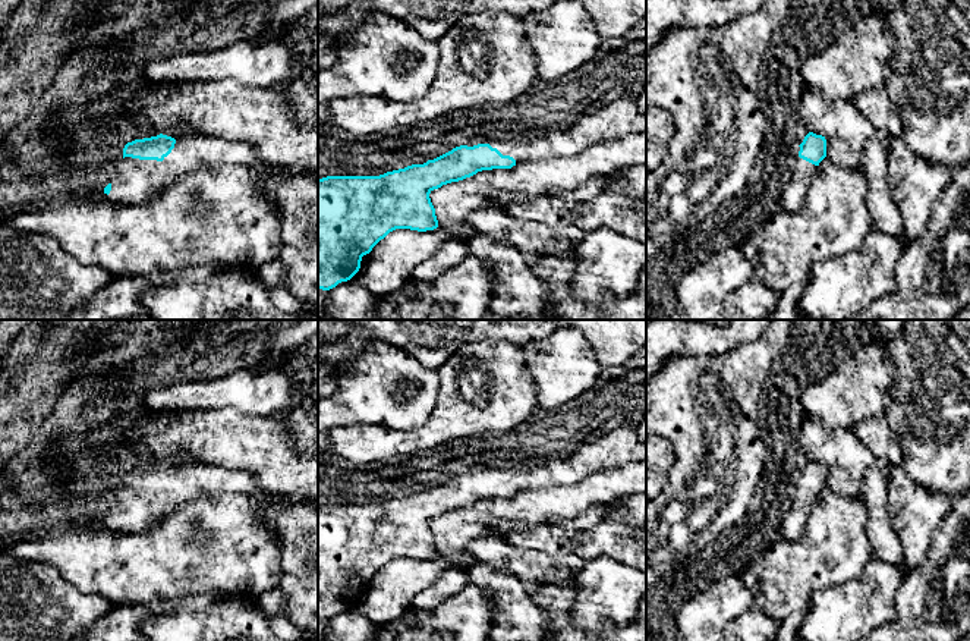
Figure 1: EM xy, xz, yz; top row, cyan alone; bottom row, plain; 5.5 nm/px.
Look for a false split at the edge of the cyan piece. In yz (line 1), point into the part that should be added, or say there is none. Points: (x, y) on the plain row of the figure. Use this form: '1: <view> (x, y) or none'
1: yz (803, 500)

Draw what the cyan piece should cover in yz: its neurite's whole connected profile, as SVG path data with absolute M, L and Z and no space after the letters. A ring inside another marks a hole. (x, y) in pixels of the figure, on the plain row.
M809 461L797 477L791 490L791 506L781 525L781 538L794 540L800 537L807 518L818 502L819 491L826 486L826 468L822 464Z

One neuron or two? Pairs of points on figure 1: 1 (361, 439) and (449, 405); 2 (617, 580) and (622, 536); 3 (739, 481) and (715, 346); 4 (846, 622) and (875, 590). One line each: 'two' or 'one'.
1: one
2: two
3: two
4: one

